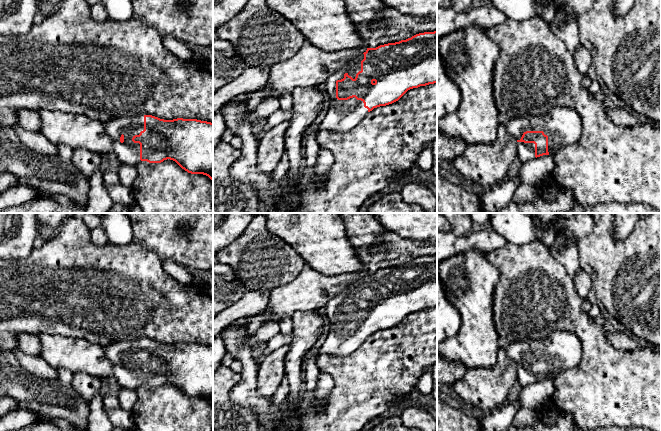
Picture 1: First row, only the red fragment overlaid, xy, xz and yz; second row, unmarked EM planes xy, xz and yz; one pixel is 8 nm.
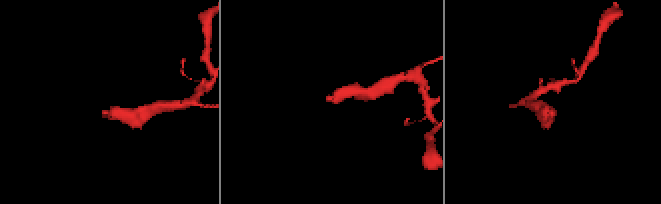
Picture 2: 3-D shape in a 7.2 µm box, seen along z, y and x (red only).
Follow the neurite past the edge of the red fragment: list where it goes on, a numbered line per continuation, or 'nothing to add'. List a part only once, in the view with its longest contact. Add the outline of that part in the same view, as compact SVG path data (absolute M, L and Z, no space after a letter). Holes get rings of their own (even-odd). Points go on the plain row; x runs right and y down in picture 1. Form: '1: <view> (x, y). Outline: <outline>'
1: xz (343, 339). Outline: M364 278L349 285L344 291L334 296L328 301L323 309L323 313L330 321L330 332L319 349L319 355L328 354L337 357L347 356L357 350L368 338L368 333L364 331L361 324L355 321L348 324L338 324L336 322L336 305L344 302L347 297L353 303L361 295L361 285Z

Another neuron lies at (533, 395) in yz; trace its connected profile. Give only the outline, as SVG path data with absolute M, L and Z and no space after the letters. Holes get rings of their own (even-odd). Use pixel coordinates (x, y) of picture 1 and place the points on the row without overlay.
M543 379L523 387L517 400L521 407L537 409L539 405L552 398L554 391L553 379Z

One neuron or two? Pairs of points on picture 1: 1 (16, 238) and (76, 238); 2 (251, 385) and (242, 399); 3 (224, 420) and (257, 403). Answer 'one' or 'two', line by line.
1: two
2: one
3: two

